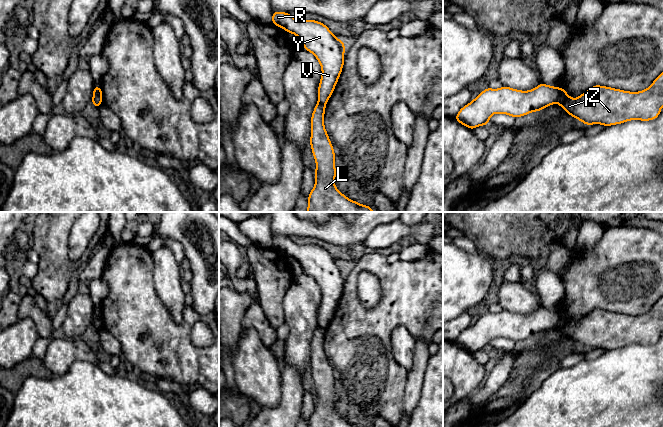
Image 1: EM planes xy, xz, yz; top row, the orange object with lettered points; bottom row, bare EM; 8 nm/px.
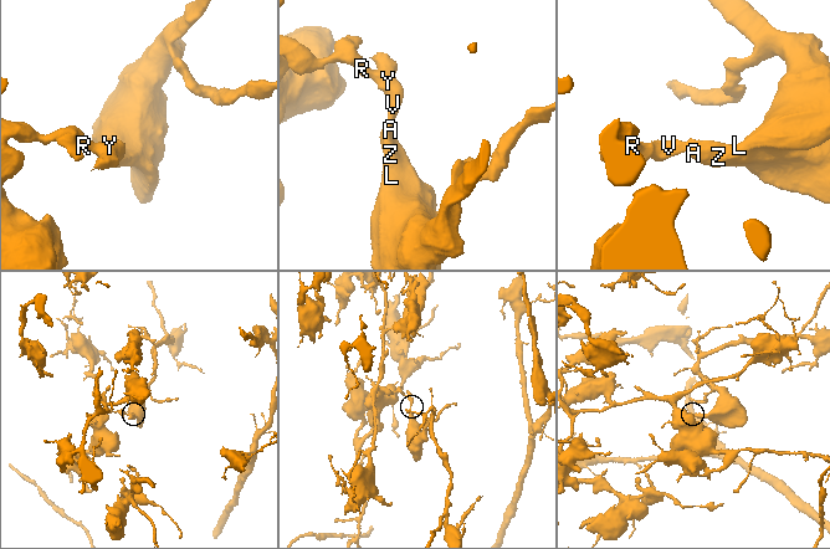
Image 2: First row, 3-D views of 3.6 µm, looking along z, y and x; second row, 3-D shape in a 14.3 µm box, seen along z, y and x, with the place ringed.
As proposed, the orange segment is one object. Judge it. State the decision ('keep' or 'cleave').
cleave

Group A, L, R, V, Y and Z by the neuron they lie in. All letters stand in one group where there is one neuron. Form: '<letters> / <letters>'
A L Z / R V Y

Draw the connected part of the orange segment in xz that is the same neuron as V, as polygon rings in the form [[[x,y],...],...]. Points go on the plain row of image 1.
[[[273,235],[272,248],[295,258],[304,273],[317,282],[322,293],[318,327],[326,328],[342,296],[345,267],[335,261],[325,248],[315,244],[297,244],[286,236]]]

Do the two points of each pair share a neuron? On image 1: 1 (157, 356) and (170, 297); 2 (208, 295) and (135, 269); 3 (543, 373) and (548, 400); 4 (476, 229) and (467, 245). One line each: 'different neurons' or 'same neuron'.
1: different neurons
2: different neurons
3: different neurons
4: different neurons

